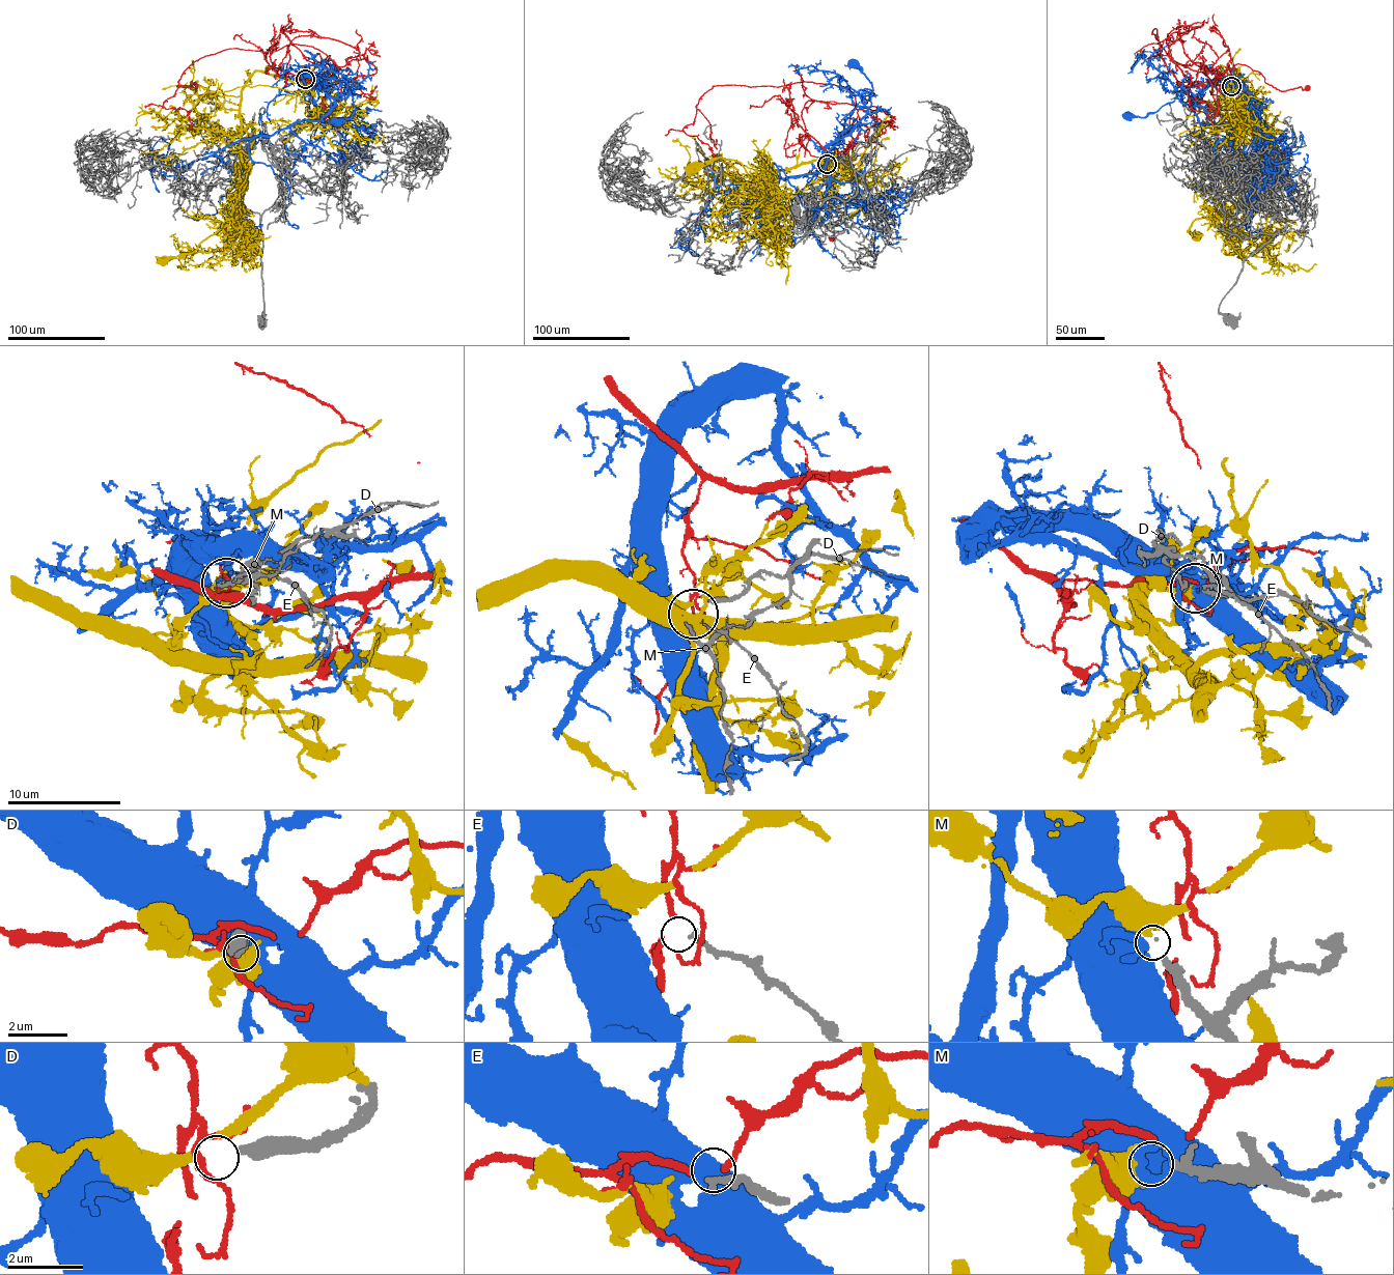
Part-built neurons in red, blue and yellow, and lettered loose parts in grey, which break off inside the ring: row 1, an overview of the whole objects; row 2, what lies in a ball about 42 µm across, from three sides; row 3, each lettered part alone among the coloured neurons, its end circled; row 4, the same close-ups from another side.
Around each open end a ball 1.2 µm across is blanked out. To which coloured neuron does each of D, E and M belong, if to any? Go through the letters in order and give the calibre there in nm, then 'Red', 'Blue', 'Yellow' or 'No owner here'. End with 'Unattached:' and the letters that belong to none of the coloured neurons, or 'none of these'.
D: Thickness 360 nm. No owner here
E: Thickness 180 nm. No owner here
M: Thickness 20 nm. No owner here
Unattached: D, E, M

